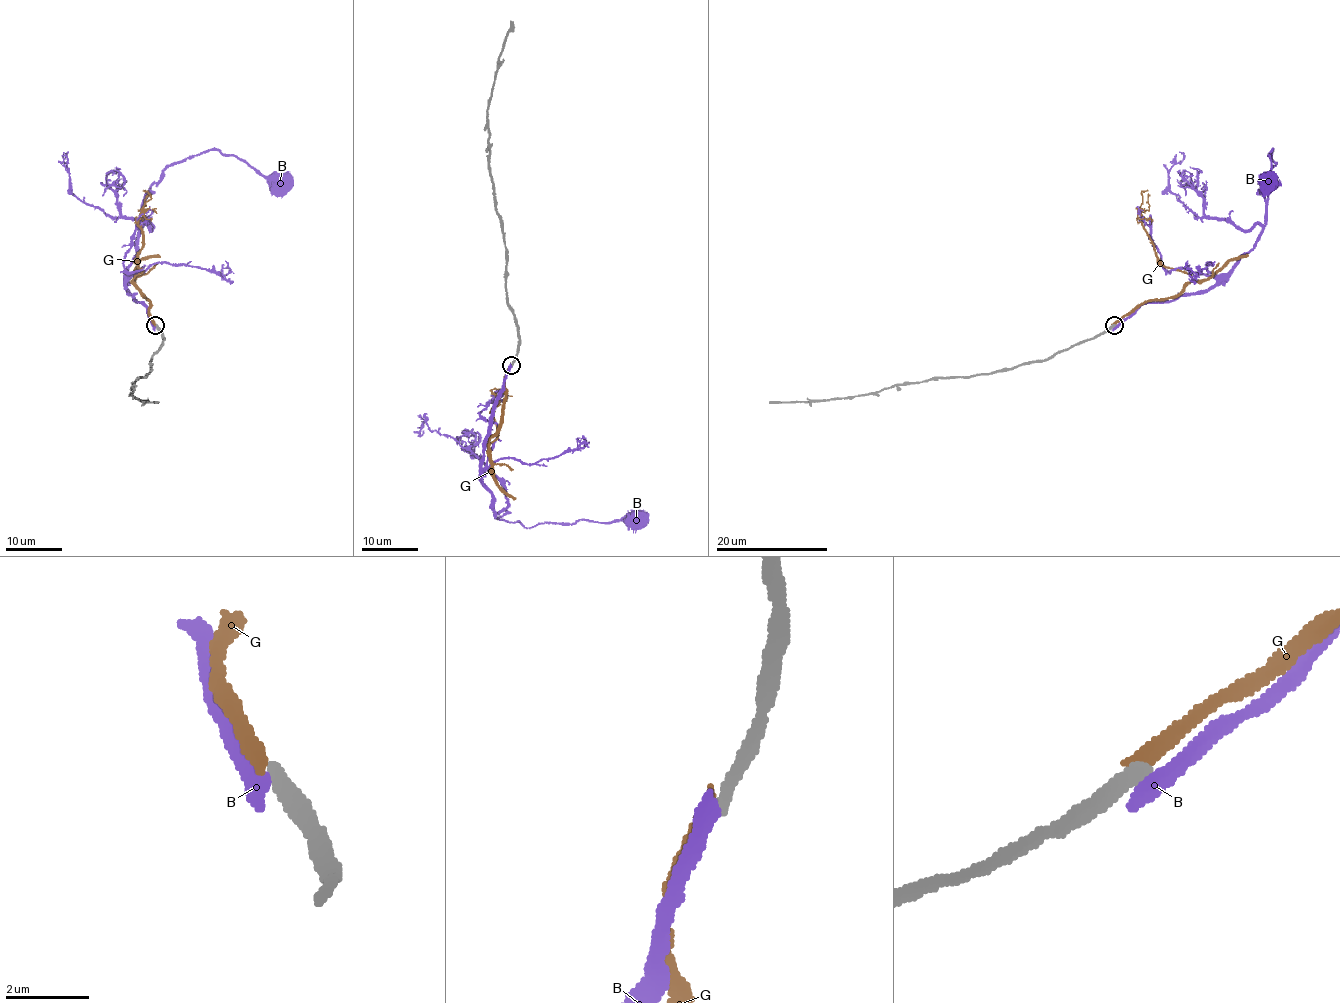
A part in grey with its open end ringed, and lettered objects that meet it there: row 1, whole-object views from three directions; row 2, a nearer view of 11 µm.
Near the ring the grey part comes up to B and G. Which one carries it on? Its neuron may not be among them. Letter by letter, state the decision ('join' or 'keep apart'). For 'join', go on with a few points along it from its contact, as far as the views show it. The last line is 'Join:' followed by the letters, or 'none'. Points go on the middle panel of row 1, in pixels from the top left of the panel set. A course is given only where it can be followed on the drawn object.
B: keep apart
G: keep apart
Join: none

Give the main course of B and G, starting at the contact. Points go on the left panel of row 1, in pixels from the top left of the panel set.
B: (156, 327), (125, 285), (144, 194), (170, 164), (209, 150), (233, 154), (279, 180)
G: (155, 324), (149, 303), (132, 280), (142, 271), (138, 258), (142, 231), (137, 222), (151, 198), (145, 189)

